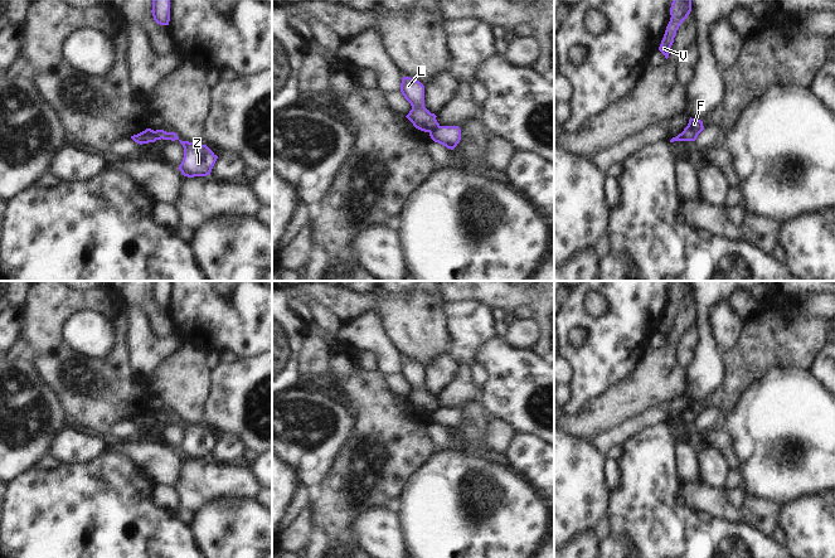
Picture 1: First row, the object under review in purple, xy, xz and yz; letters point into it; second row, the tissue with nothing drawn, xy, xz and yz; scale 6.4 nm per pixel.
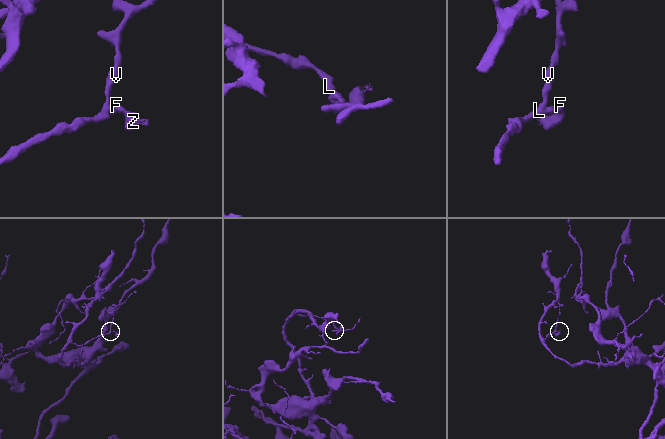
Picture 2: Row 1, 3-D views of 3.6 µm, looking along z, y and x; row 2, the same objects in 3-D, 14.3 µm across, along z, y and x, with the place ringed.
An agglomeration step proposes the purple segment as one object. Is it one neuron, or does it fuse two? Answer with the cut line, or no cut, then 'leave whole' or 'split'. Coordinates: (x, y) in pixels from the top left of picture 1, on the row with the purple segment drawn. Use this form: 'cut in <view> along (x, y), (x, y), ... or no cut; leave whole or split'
cut in xz along (438, 125), (430, 132); split

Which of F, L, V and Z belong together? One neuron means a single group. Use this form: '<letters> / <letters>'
F Z / L V

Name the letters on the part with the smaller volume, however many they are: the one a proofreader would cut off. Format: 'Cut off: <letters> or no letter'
Cut off: F, Z

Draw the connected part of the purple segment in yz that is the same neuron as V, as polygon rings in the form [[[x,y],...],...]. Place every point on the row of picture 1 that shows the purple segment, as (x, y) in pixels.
[[[673,0],[670,8],[671,18],[659,47],[659,50],[665,55],[666,59],[669,58],[670,48],[674,43],[676,30],[679,29],[680,24],[688,18],[690,11],[691,0]]]

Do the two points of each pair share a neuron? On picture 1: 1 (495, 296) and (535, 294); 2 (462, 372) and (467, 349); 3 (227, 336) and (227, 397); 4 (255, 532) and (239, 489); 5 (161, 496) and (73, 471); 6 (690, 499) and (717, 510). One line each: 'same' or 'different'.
1: same
2: different
3: different
4: different
5: different
6: same

